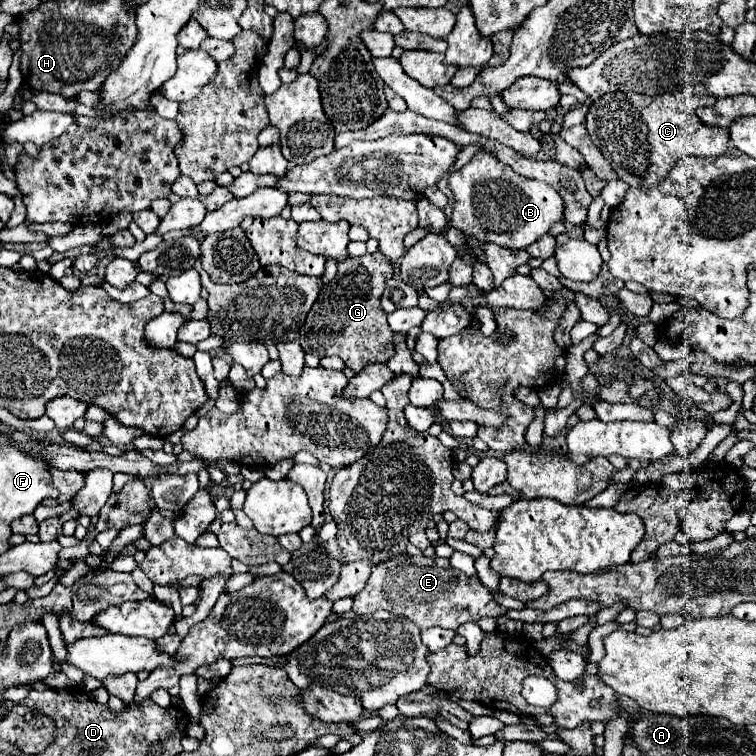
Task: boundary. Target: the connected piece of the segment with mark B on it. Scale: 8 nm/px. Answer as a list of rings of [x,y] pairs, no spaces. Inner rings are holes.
[[[482,151],[475,154],[463,169],[449,175],[449,187],[455,195],[451,225],[463,231],[465,237],[475,237],[479,243],[495,243],[507,249],[525,249],[541,235],[545,235],[555,221],[563,219],[563,199],[559,197],[559,193],[555,193],[551,185],[535,179],[525,179]]]

